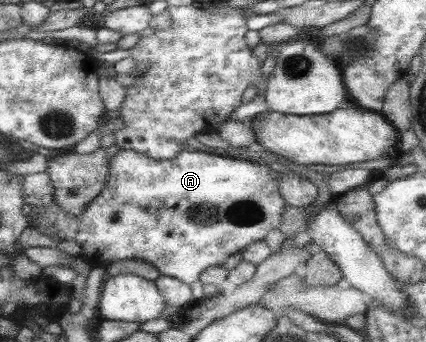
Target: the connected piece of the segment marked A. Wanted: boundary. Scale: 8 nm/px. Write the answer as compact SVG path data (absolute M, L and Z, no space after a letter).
M184 149L179 151L179 153L171 160L153 160L151 158L145 157L145 155L139 155L132 150L118 150L115 156L111 158L108 162L108 175L106 176L106 182L104 183L103 189L99 192L99 195L95 196L91 203L81 211L80 214L68 214L65 211L61 211L59 207L57 207L57 203L55 203L55 199L53 203L49 205L49 207L43 207L43 209L25 209L25 213L27 212L27 226L33 227L33 229L37 230L39 233L43 234L44 236L49 236L50 238L57 238L58 241L61 240L72 240L77 244L80 244L81 251L79 254L79 258L85 261L88 265L91 265L91 268L95 268L96 266L99 267L107 267L112 261L117 262L118 260L129 260L129 258L137 258L137 260L143 260L143 262L149 262L151 266L154 266L158 270L159 275L165 275L169 278L174 278L179 280L179 282L183 282L185 284L193 284L193 282L197 282L197 278L199 278L199 274L205 270L205 268L209 268L209 266L221 266L224 260L227 260L231 254L235 254L235 252L239 252L243 250L243 248L249 246L249 244L254 242L263 241L265 239L265 235L272 230L279 229L281 226L281 214L283 213L283 207L285 206L285 202L283 202L283 198L279 196L279 190L277 190L277 181L279 181L279 173L274 172L267 168L267 166L263 166L263 164L256 164L250 161L245 161L245 159L235 159L232 157L225 157L221 155L215 155L211 153L205 153L205 151L195 151L191 149Z

